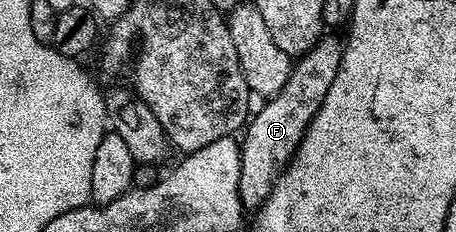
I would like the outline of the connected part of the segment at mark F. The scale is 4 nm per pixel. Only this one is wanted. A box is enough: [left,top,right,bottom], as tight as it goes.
[238,34,344,210]

